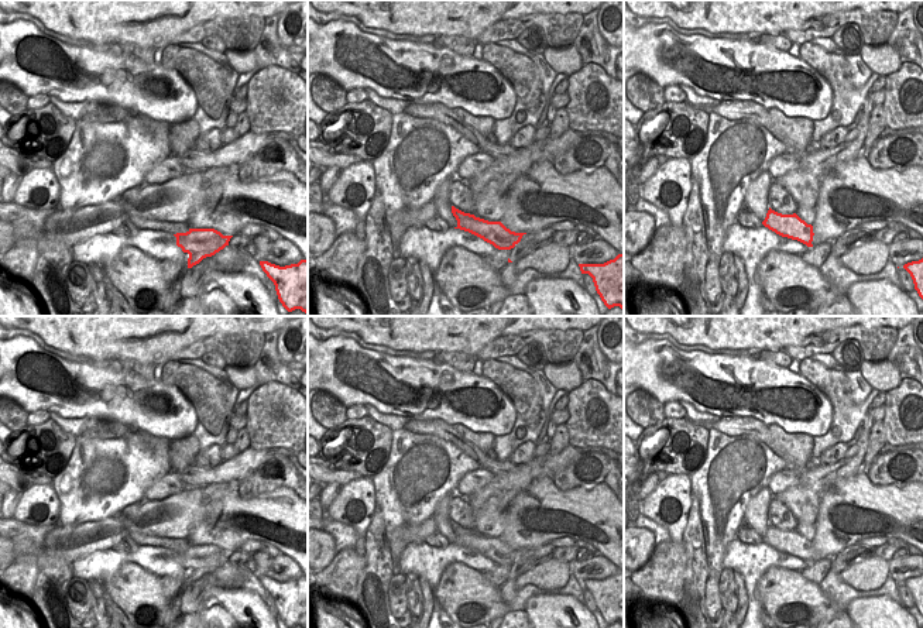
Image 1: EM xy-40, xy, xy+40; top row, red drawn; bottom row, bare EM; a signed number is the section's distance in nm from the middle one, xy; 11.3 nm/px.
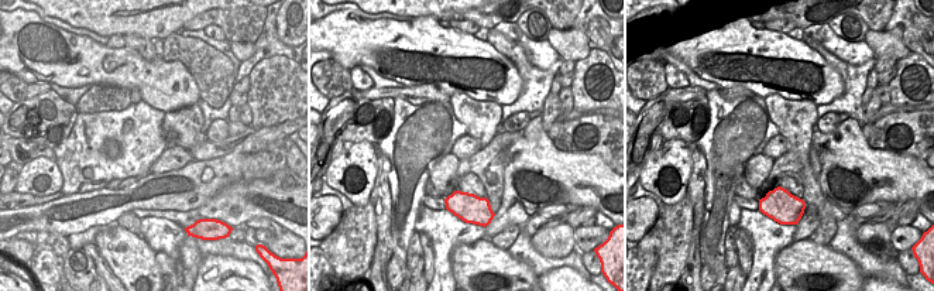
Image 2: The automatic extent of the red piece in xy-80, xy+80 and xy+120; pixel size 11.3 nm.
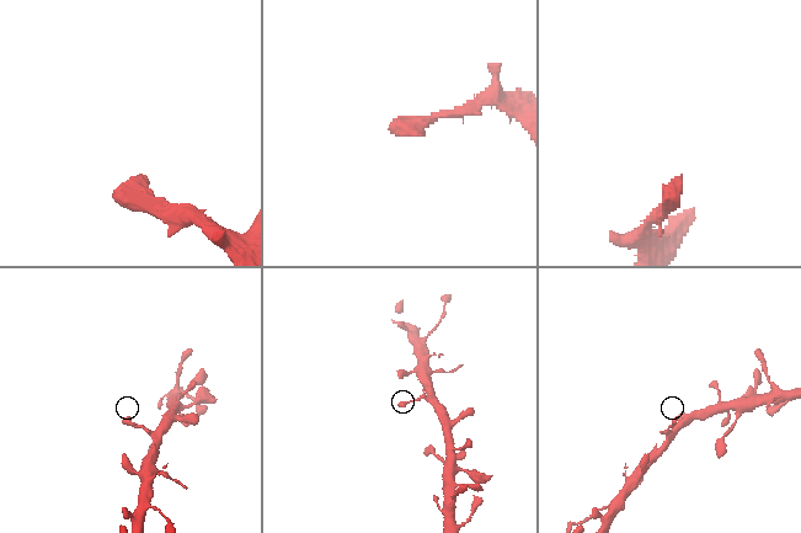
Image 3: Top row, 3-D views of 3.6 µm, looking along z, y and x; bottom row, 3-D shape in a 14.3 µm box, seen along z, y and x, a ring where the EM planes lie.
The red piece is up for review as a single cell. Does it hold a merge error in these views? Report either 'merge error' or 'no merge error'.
no merge error

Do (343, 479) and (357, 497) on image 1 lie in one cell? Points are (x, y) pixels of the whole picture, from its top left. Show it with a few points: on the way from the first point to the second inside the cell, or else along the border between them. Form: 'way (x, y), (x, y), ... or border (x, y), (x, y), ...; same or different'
border (362, 476), (342, 486); different

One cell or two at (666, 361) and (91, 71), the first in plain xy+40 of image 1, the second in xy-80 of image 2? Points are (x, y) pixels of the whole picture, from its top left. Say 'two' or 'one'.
one

